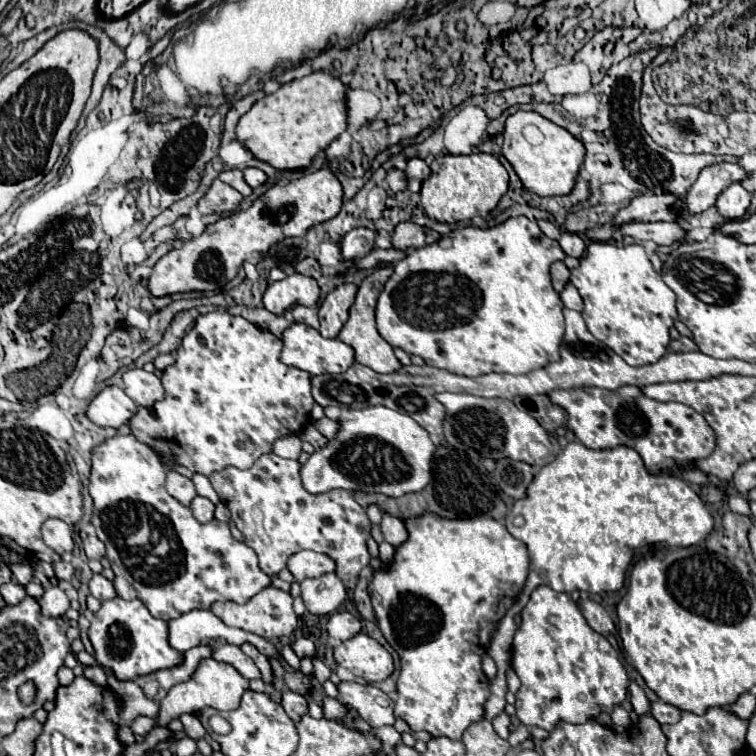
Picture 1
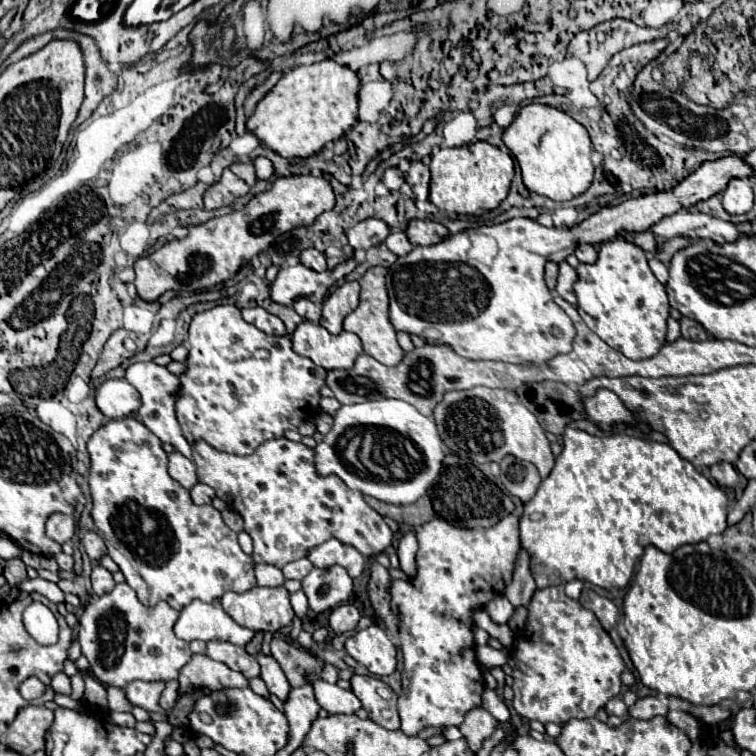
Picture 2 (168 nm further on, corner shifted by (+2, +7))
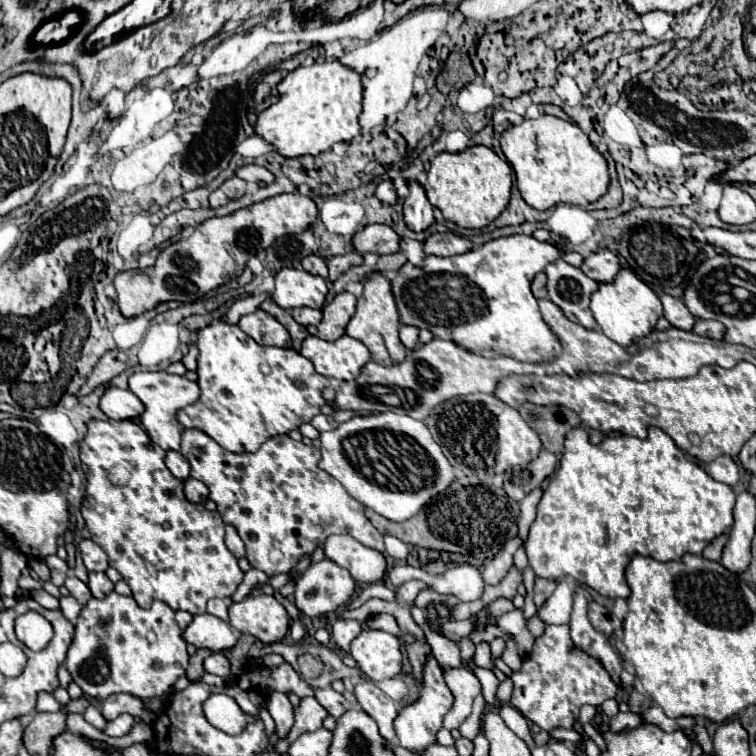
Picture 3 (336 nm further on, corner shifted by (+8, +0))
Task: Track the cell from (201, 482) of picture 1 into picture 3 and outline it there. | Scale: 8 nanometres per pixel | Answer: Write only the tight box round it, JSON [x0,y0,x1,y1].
[129,371,199,451]

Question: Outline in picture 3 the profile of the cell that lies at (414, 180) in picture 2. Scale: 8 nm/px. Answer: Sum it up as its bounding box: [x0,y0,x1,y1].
[403,181,433,231]

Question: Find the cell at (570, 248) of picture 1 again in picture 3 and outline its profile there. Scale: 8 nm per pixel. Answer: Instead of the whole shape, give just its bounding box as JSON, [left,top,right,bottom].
[581,249,619,283]

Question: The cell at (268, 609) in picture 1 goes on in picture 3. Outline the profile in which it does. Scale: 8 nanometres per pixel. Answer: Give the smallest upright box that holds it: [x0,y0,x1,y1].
[229,593,289,645]

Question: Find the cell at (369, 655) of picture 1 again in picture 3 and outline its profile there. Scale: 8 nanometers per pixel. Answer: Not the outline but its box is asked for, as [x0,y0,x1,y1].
[349,631,401,683]

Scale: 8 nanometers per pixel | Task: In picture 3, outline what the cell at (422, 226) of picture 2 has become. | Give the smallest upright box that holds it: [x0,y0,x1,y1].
[423,233,473,257]

